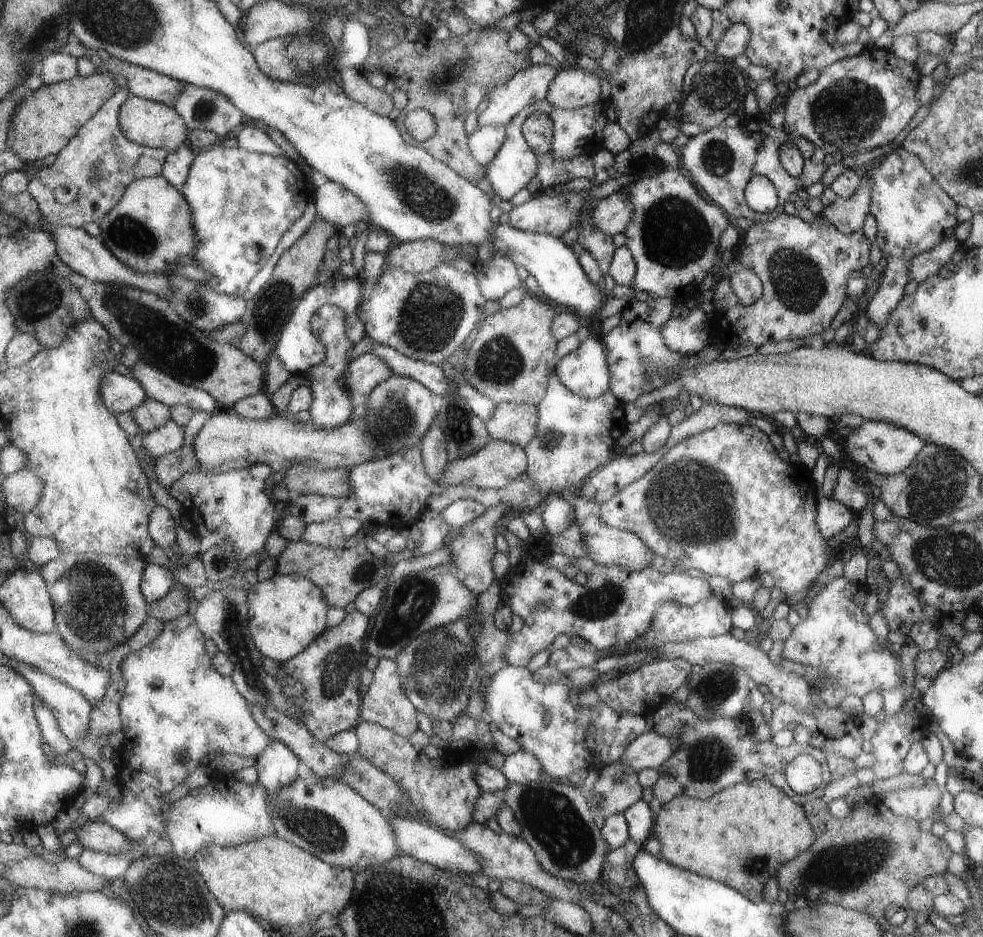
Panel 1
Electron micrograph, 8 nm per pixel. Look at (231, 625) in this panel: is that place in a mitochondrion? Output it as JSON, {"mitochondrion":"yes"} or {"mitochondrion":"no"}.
{"mitochondrion":"yes"}

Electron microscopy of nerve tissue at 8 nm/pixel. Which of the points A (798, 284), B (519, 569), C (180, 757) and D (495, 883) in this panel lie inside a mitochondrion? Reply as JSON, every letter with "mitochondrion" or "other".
{"A":"mitochondrion","B":"other","C":"mitochondrion","D":"other"}

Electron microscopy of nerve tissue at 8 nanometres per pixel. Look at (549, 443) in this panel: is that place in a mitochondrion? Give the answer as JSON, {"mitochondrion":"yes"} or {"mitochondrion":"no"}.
{"mitochondrion":"yes"}

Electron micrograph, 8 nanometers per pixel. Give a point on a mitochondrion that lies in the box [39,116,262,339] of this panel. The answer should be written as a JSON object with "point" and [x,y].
{"point":[126,233]}

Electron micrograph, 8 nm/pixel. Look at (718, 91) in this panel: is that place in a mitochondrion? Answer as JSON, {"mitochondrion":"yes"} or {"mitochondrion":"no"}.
{"mitochondrion":"yes"}

